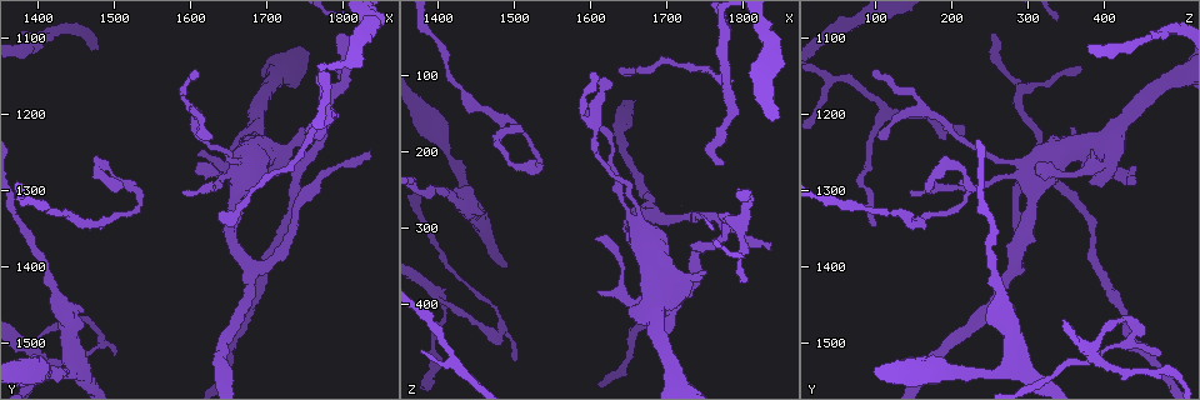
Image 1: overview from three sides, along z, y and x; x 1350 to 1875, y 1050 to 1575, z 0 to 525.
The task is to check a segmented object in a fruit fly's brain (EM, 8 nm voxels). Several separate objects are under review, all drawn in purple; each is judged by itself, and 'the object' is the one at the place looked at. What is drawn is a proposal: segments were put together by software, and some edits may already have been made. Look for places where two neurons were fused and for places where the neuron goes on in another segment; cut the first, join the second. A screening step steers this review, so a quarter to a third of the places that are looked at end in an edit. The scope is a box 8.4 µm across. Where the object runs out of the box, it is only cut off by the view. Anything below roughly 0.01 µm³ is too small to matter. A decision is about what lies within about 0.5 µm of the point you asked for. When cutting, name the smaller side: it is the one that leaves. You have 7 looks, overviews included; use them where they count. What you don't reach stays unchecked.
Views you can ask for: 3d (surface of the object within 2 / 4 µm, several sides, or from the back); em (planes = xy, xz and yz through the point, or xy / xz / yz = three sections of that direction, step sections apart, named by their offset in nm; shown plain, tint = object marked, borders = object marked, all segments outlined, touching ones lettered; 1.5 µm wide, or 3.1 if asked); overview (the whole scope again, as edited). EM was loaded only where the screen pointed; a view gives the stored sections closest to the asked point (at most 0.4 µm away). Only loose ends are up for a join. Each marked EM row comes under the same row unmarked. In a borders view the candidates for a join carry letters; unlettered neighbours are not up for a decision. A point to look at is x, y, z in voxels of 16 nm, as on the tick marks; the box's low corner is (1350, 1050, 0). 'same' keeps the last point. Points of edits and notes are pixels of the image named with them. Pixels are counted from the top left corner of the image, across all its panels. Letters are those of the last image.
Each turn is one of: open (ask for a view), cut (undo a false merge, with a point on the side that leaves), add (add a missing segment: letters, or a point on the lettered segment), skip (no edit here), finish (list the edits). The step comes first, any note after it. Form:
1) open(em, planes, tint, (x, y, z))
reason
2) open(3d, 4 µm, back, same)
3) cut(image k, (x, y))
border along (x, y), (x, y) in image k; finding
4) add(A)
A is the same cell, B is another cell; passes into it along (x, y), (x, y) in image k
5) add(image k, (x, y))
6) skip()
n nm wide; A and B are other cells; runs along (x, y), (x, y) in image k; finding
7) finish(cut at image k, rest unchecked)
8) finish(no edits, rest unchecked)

open(3d, 2 µm, (1775, 1215, 215))
free end

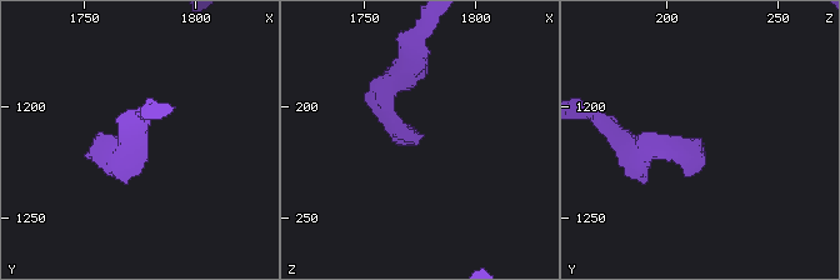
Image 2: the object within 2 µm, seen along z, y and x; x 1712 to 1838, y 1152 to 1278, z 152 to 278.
open(em, xy, step 4, tint, (1775, 1220, 217))

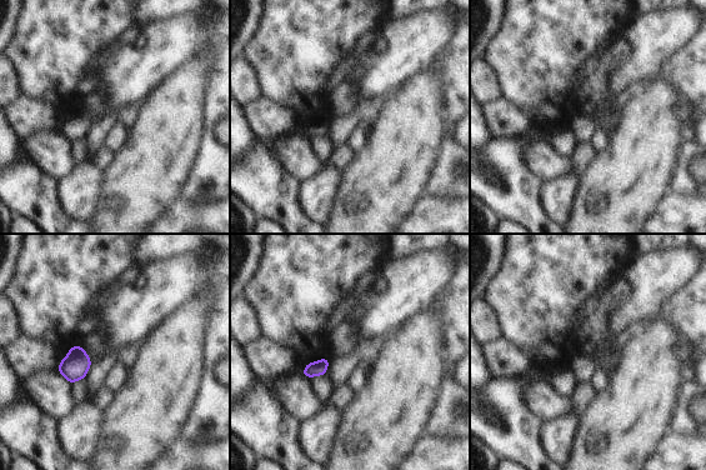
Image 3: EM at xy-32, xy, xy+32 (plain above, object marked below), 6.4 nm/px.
open(em, xy, step 4, borders, same)

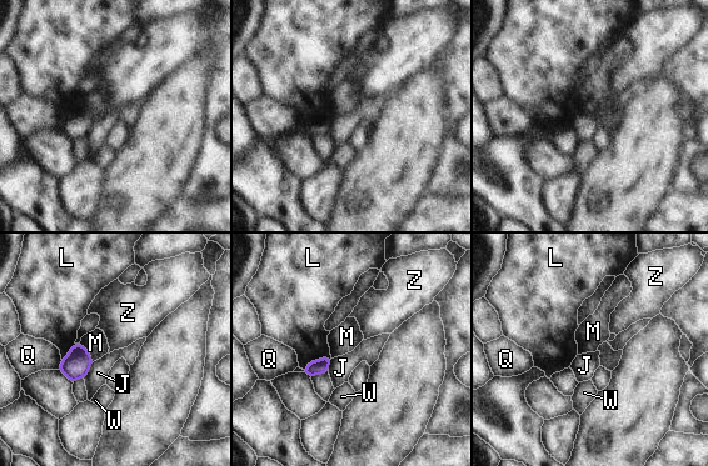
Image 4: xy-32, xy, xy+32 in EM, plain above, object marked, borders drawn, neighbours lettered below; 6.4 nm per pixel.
skip()
100 nm wide; J, L, M, Q, W and Z are other cells; border along (330, 357), (312, 360), (303, 369) in image 4; no lettered segment goes on from it

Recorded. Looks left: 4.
open(em, xy, step 8, tint, (1800, 1145, 370))
an open end

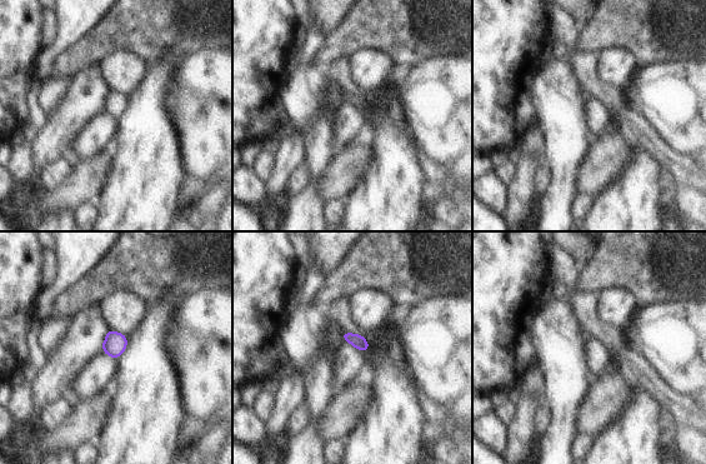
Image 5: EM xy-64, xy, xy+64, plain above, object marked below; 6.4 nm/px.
open(em, yz, step 4, borders, same)

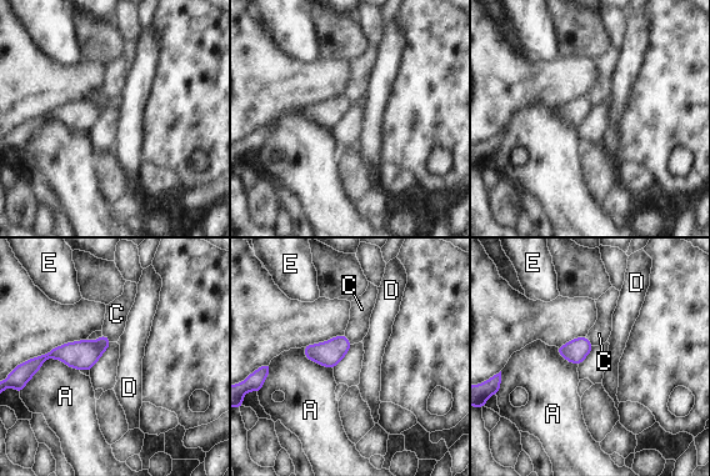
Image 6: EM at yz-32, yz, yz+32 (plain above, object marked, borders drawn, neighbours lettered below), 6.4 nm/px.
skip()
150 nm wide; A touches over 340 nm; A, C, D and E are other cells; none of them fits

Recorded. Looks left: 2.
open(em, yz, step 8, borders, (1605, 1145, 95))
thin end

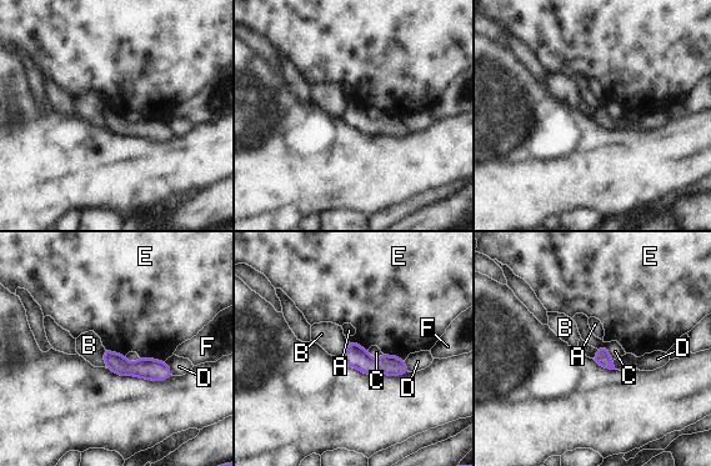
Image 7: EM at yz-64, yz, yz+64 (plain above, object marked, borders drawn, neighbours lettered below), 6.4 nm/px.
skip()
90 nm wide; A, B, C, D, E and F are other cells; no lettered segment goes on from it

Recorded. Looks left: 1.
finish(no edits, rest unchecked)

